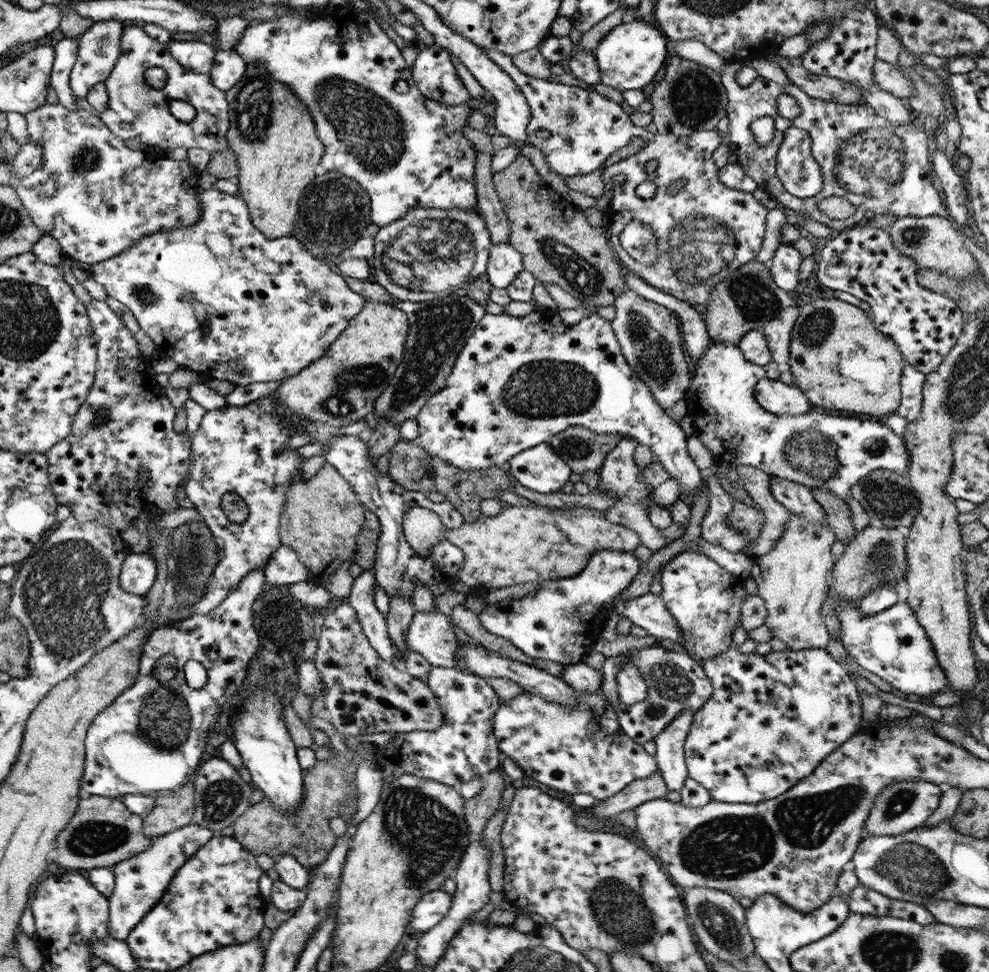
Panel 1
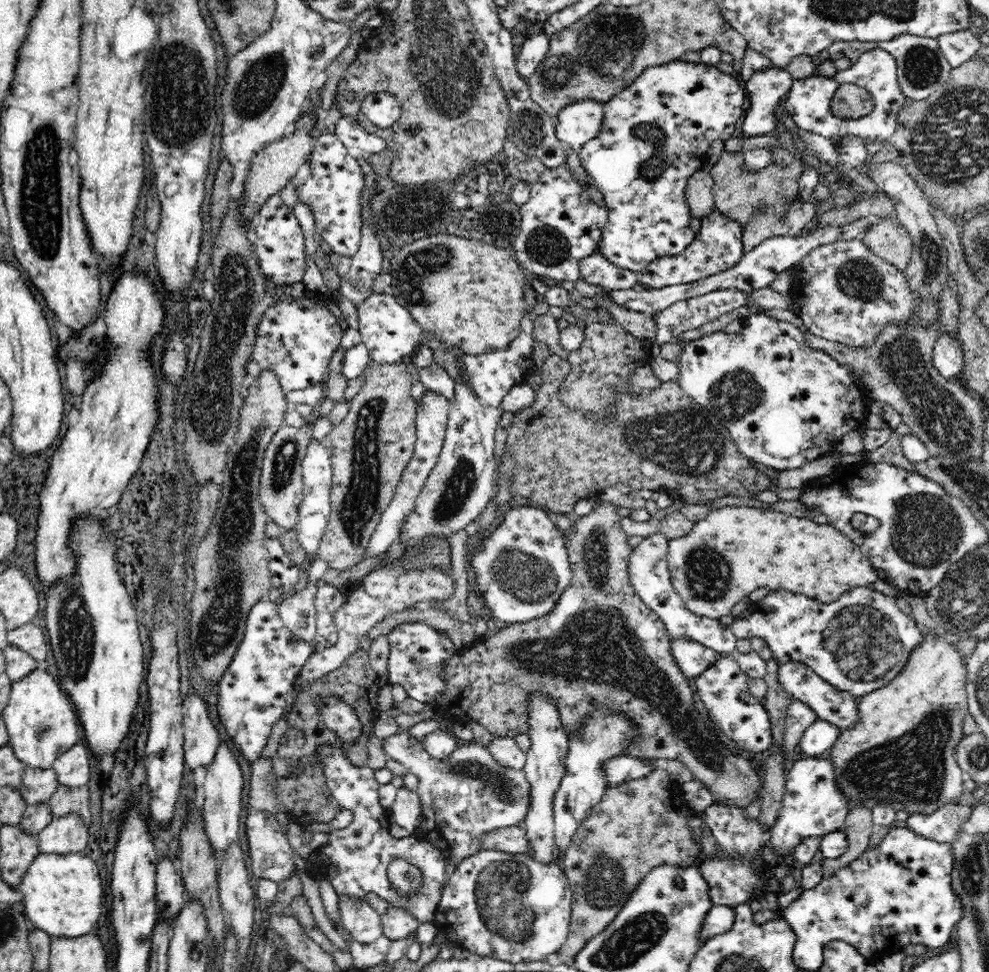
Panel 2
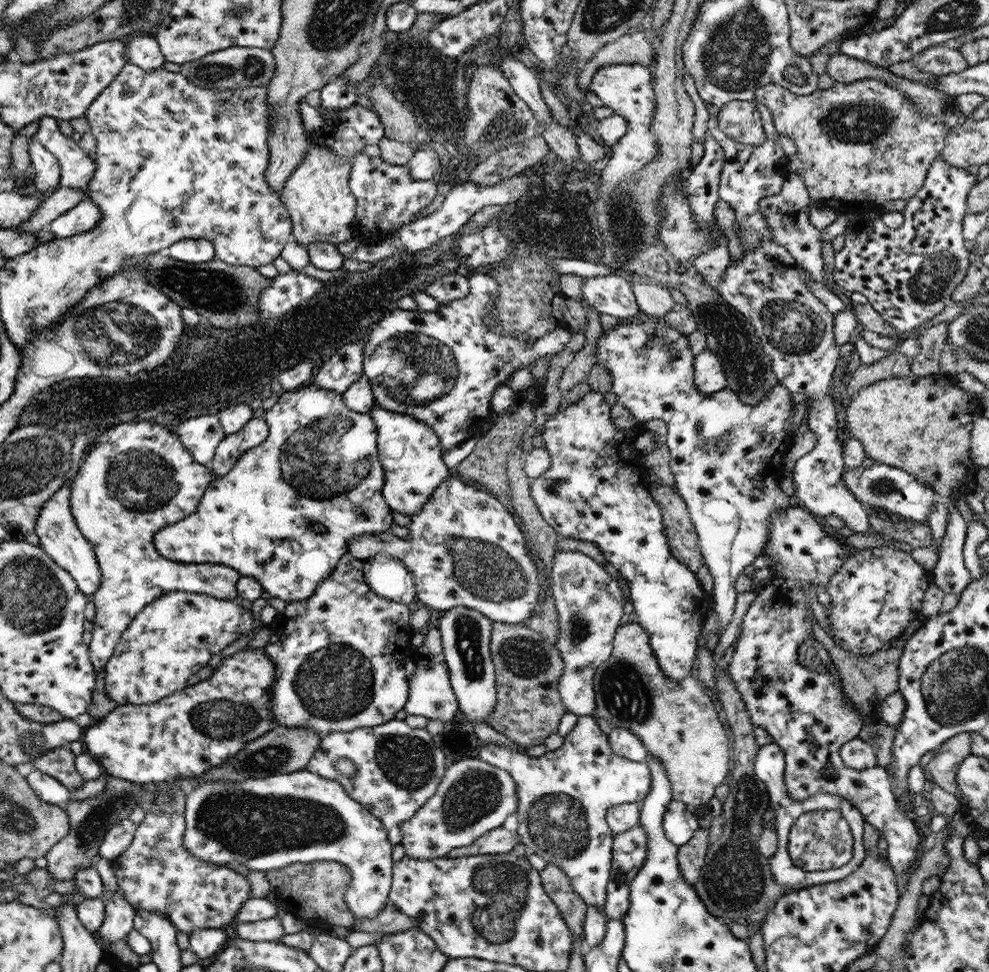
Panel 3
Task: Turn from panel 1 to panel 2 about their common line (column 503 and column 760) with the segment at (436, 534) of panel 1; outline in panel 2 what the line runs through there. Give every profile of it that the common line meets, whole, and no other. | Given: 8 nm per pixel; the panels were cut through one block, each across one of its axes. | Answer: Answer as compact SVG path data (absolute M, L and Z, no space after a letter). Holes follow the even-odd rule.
M726 506L712 510L706 518L694 522L694 528L686 536L669 539L667 545L667 563L674 590L690 612L712 619L728 616L734 605L756 588L804 594L818 604L825 604L834 602L850 589L870 586L879 579L877 568L864 557L860 547L830 522L820 524L762 508Z

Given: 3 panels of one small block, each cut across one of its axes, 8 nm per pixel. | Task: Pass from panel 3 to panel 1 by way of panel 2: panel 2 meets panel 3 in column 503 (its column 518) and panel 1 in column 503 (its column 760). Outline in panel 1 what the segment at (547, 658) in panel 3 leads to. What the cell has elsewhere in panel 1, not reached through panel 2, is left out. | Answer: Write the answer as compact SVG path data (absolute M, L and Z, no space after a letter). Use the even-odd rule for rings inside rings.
M496 768L483 777L483 790L471 799L466 799L463 811L468 825L470 838L480 841L483 830L491 816L501 806L502 792L506 790L504 778L500 776L500 769Z

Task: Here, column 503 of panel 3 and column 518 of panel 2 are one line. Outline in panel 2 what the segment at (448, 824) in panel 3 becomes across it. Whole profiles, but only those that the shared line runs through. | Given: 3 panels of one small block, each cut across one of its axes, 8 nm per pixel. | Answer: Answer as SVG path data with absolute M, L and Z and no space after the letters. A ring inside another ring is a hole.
M406 731L382 740L387 758L400 762L418 777L423 821L416 835L434 844L442 852L445 862L459 865L462 860L483 850L480 842L484 834L520 824L530 806L530 782L523 770L501 766L489 748L471 742L456 748L450 757L434 759L416 738Z

